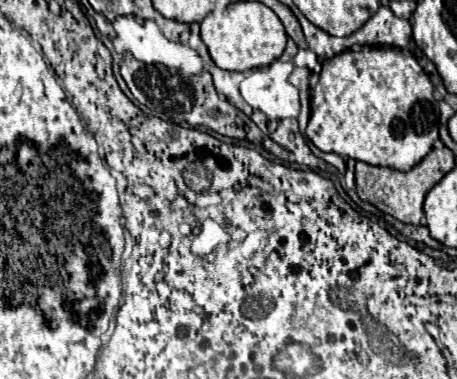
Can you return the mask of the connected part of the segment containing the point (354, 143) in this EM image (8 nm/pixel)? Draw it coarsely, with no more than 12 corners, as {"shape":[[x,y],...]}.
{"shape":[[410,52],[322,64],[306,136],[322,152],[406,172],[440,110]]}

